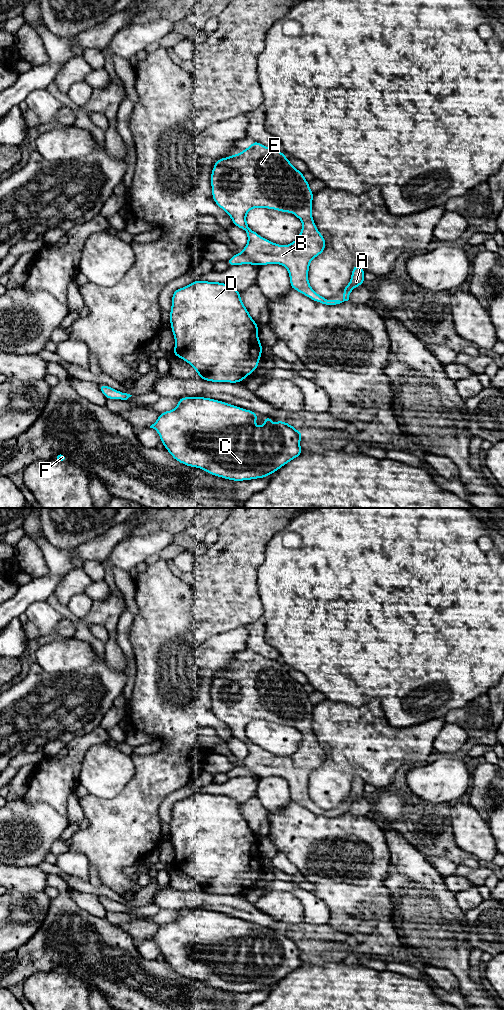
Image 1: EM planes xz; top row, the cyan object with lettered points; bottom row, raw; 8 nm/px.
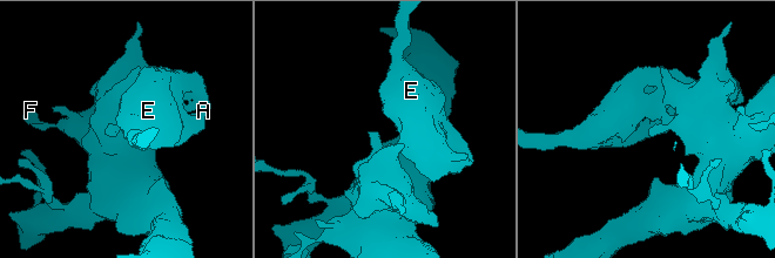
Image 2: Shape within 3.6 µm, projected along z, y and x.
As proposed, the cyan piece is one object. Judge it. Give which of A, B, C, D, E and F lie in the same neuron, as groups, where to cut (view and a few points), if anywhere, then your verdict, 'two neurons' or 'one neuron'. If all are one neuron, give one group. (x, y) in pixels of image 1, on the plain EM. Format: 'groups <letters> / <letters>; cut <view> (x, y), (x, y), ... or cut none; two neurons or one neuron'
groups A B E / C D F; cut xz (241, 765), (249, 768), (257, 777); two neurons

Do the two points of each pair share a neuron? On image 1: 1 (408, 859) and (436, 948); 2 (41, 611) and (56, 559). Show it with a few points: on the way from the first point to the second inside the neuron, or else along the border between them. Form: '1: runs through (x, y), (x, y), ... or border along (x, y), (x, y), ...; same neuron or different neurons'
1: runs through (422, 881), (423, 907), (429, 915), (431, 926); same neuron
2: border along (46, 600), (34, 601), (24, 612); different neurons

